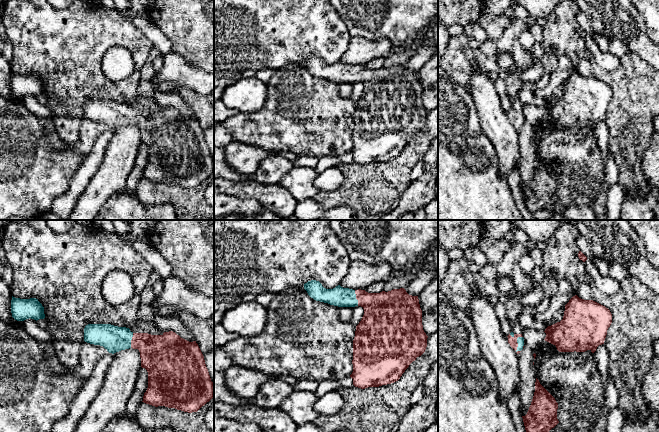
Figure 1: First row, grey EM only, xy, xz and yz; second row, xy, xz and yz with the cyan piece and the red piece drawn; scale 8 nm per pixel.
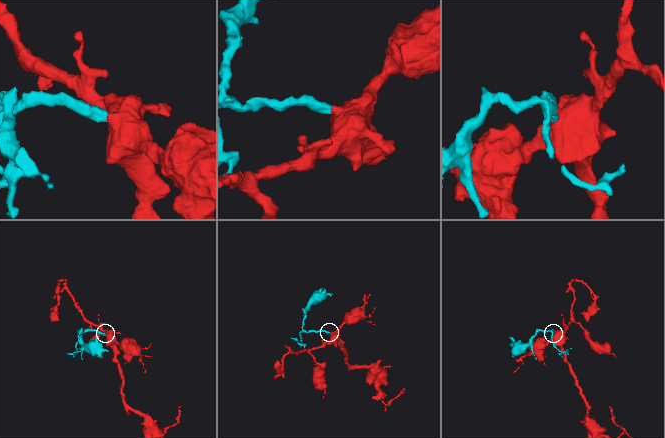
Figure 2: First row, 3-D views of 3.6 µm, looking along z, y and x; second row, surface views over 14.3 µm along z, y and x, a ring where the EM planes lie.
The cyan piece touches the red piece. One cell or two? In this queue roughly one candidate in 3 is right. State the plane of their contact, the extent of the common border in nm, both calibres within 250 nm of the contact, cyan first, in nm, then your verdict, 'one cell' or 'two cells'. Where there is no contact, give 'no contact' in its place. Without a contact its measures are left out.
meets cyan in yz; contact 140 nm long; 60 nm thick on the cyan side, 70 nm on the other; one cell

